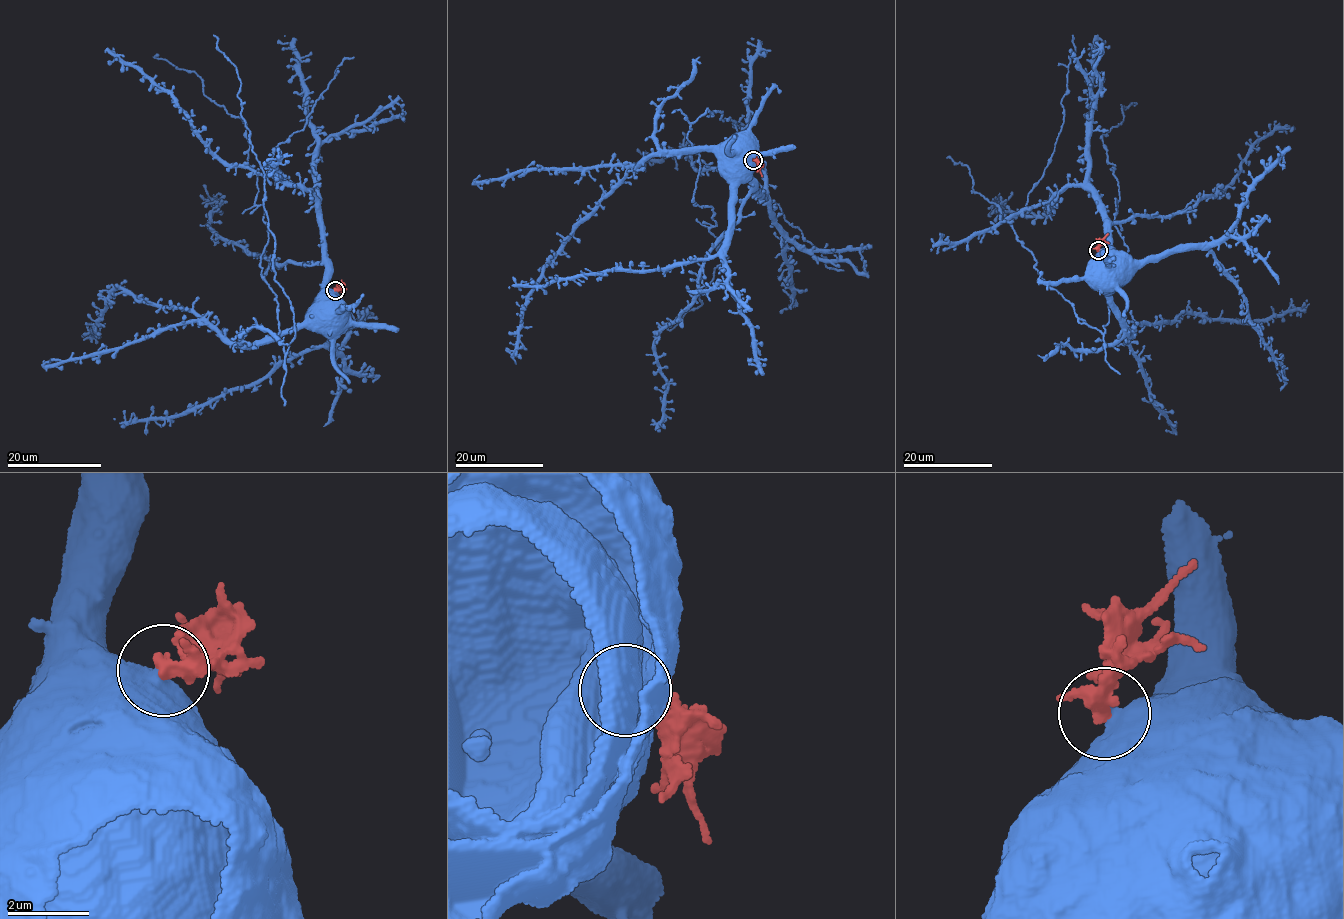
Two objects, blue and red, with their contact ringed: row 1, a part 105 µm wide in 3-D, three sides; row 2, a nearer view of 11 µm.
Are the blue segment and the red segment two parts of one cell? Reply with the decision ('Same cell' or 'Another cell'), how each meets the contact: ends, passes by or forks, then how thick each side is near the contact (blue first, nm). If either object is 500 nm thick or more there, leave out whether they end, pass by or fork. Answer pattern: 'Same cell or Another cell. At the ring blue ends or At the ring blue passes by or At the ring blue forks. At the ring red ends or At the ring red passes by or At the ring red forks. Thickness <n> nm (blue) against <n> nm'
Another cell. Thickness 600 nm (blue) against 320 nm

